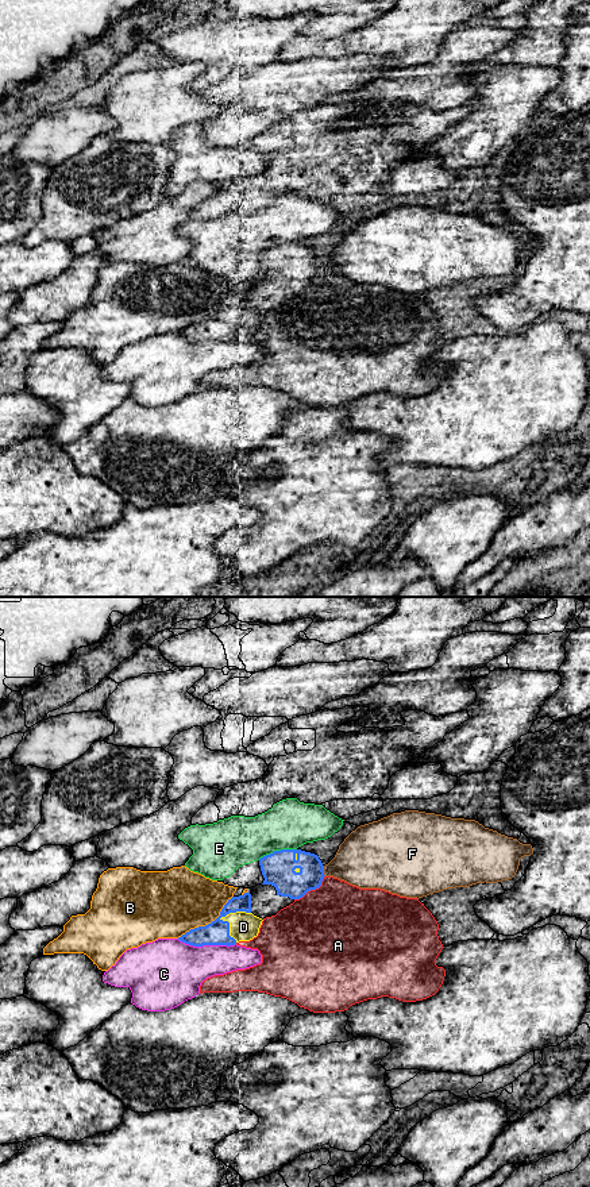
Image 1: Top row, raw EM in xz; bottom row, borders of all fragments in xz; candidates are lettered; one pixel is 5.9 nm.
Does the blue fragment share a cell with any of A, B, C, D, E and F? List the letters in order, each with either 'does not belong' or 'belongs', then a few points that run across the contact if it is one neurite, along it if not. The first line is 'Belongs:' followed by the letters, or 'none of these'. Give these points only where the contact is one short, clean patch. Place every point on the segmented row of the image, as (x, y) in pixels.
Belongs: D
A: does not belong
B: does not belong
C: does not belong
D: belongs
E: does not belong
F: does not belong

